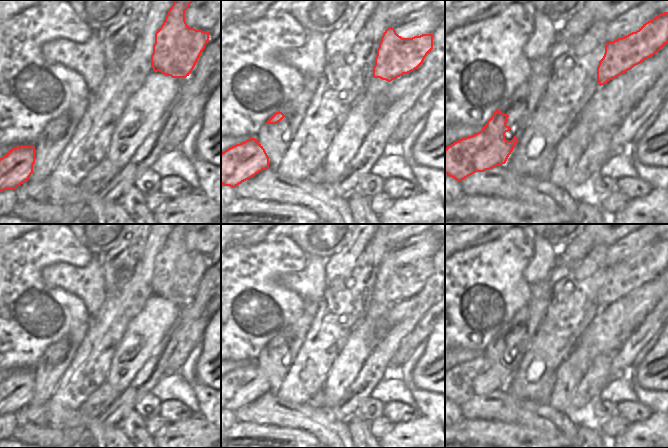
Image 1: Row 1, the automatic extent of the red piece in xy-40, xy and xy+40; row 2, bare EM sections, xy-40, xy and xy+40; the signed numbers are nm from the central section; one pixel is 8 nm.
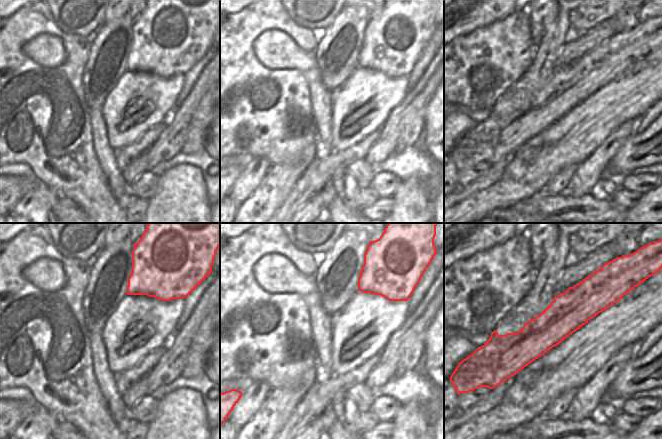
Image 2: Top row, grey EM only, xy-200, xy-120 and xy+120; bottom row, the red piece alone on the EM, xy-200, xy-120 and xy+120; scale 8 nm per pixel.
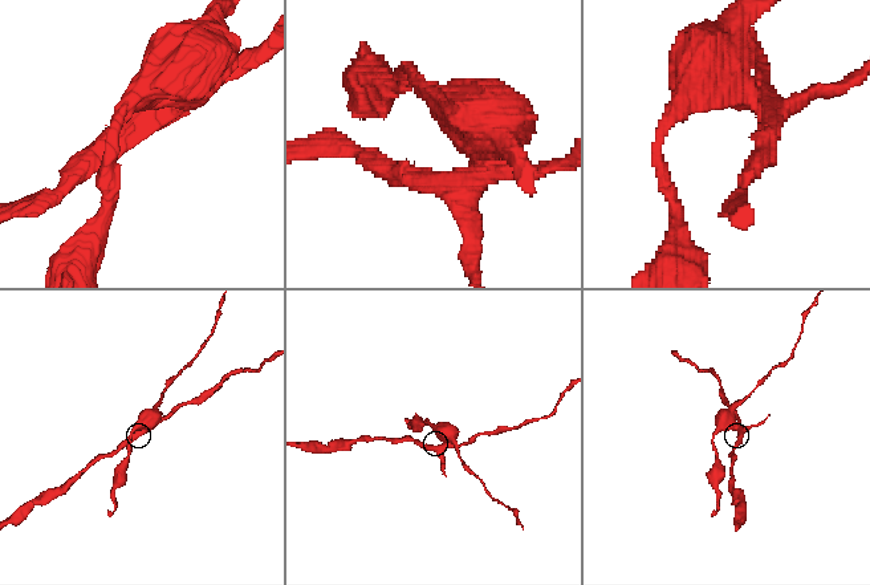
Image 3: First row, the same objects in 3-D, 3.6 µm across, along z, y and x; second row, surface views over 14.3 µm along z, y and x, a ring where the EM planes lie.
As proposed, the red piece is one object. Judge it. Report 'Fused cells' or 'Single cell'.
Fused cells

